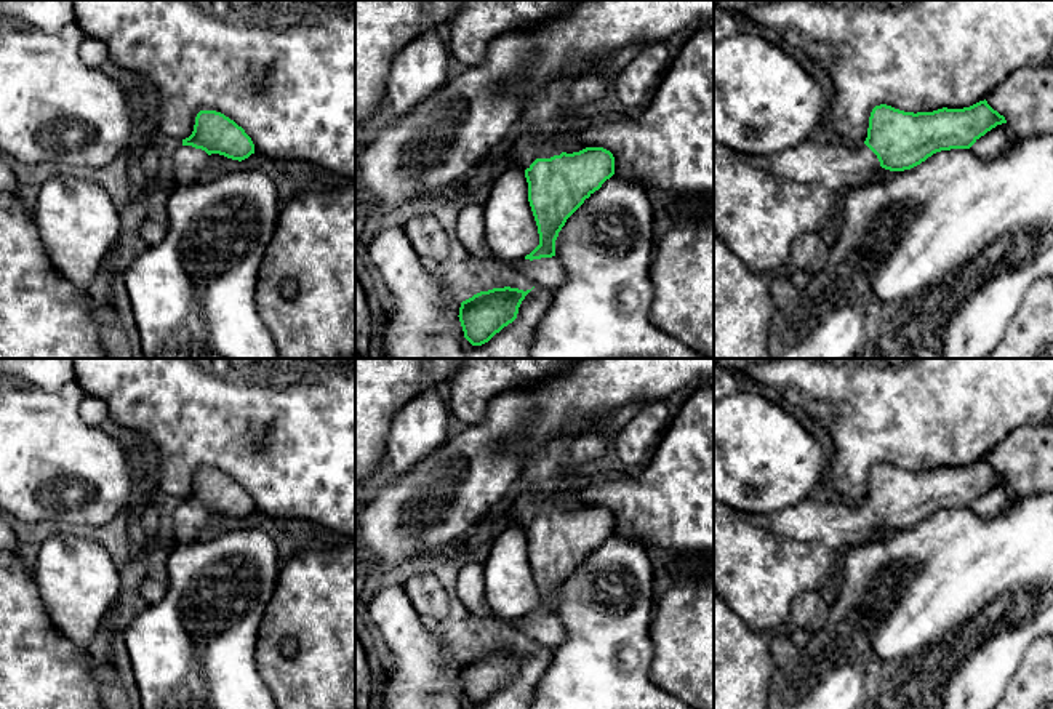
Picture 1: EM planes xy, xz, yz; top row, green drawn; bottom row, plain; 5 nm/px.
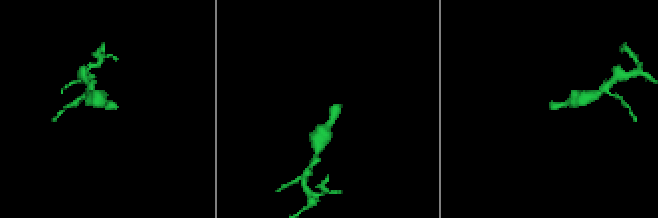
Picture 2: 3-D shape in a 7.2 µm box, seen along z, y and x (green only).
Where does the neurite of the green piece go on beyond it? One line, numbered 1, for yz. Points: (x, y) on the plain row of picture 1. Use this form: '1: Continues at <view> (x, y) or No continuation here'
1: Continues at yz (762, 562)

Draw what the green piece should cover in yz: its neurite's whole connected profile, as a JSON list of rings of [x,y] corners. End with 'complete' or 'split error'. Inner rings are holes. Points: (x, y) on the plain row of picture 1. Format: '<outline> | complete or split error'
[[[987,459],[963,467],[904,471],[875,464],[863,503],[829,503],[819,495],[773,514],[741,512],[714,501],[714,591],[746,623],[763,632],[781,632],[792,602],[803,592],[819,592],[831,578],[839,551],[848,551],[875,538],[882,527],[911,528],[941,509],[970,507],[981,495],[1007,482]]] | split error

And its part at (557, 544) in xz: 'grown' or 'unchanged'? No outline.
grown

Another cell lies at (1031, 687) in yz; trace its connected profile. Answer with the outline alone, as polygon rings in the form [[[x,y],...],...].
[[[1053,635],[1029,645],[994,709],[1053,709]]]

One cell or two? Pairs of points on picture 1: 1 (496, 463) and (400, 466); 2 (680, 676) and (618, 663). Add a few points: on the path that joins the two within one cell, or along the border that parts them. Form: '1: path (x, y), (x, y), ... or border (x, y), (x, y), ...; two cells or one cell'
1: border (444, 444), (405, 472), (394, 476); two cells
2: border (648, 631), (652, 644), (650, 679), (668, 692); two cells

